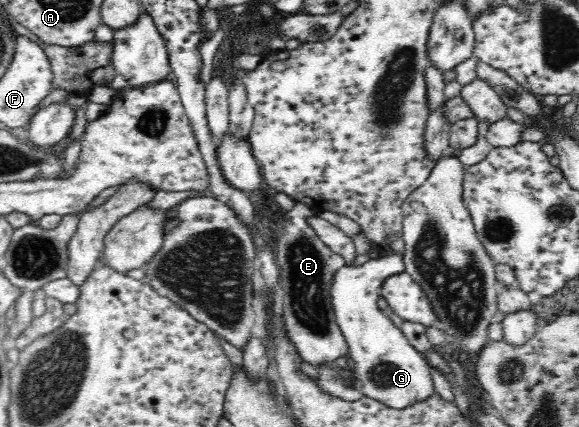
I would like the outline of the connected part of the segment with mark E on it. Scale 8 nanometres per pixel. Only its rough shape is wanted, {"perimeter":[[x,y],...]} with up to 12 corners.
{"perimeter":[[294,203],[273,238],[284,328],[304,361],[349,352],[331,275],[345,259]]}

